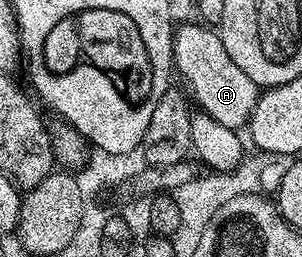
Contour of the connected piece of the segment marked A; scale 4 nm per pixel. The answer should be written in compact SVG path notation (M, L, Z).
M204 23L197 25L176 26L173 34L173 65L175 73L185 80L188 96L197 100L196 108L206 113L211 119L233 130L248 126L249 116L259 96L259 87L227 55L223 39L216 28Z

